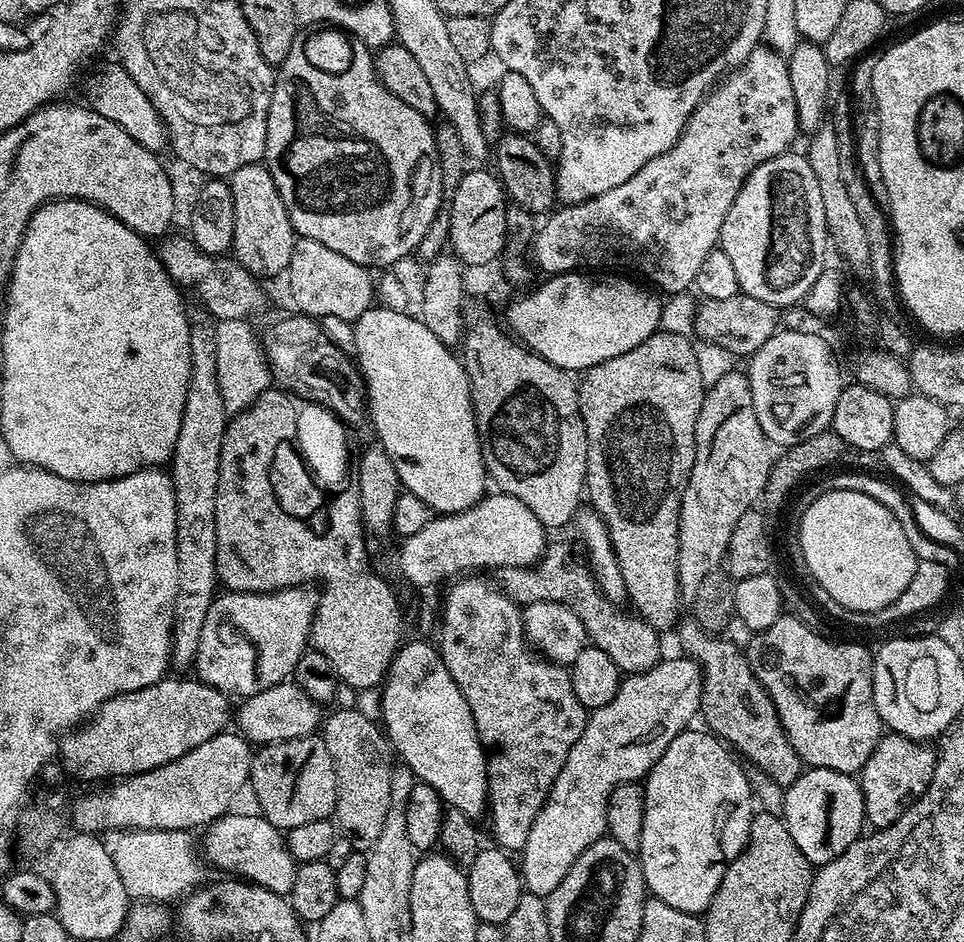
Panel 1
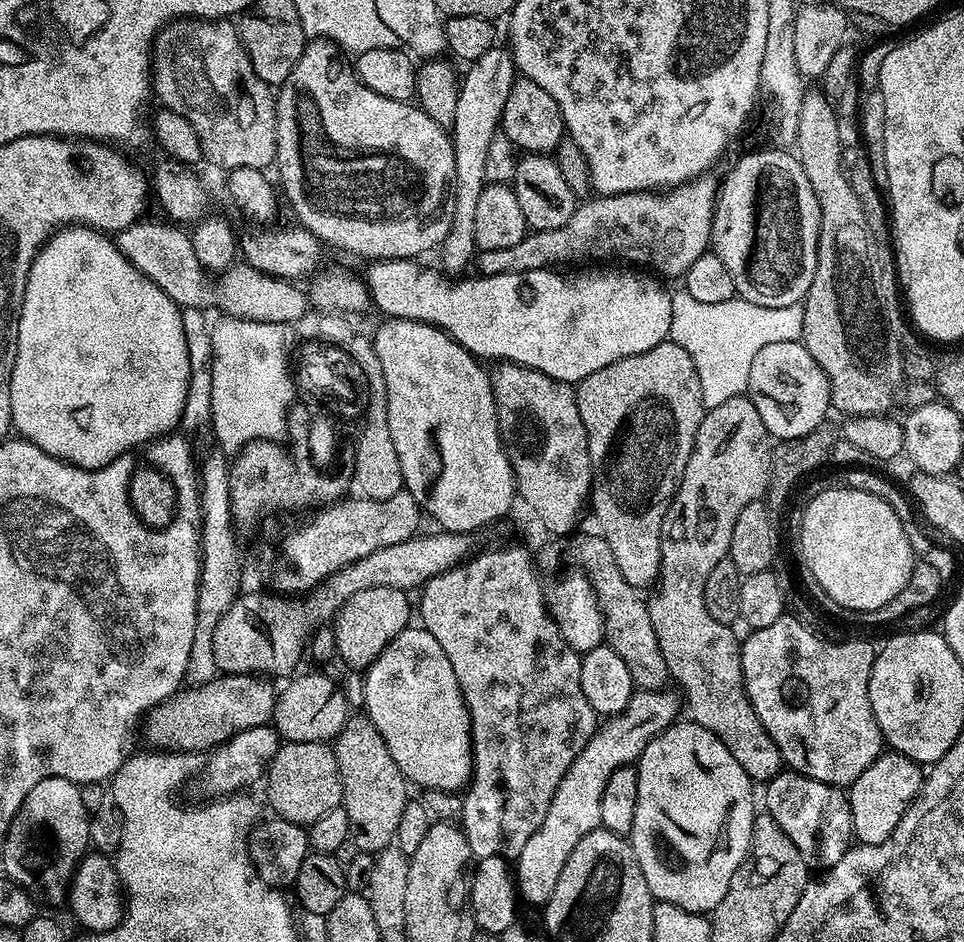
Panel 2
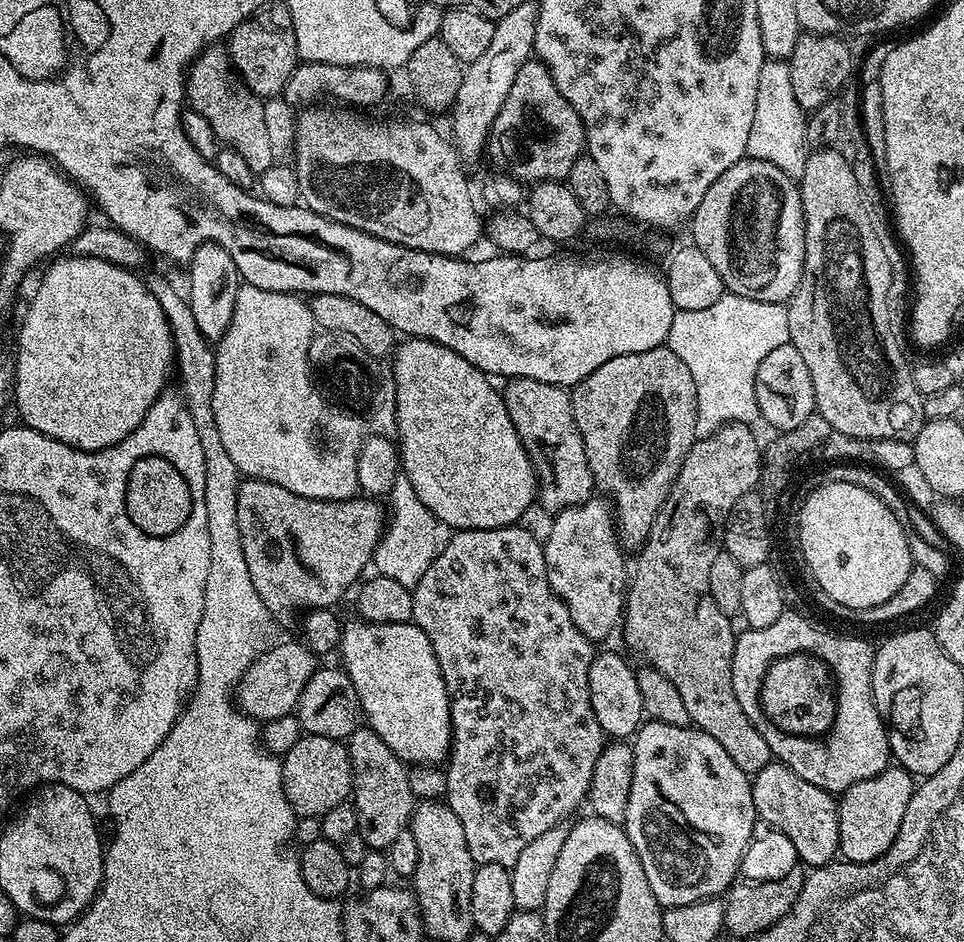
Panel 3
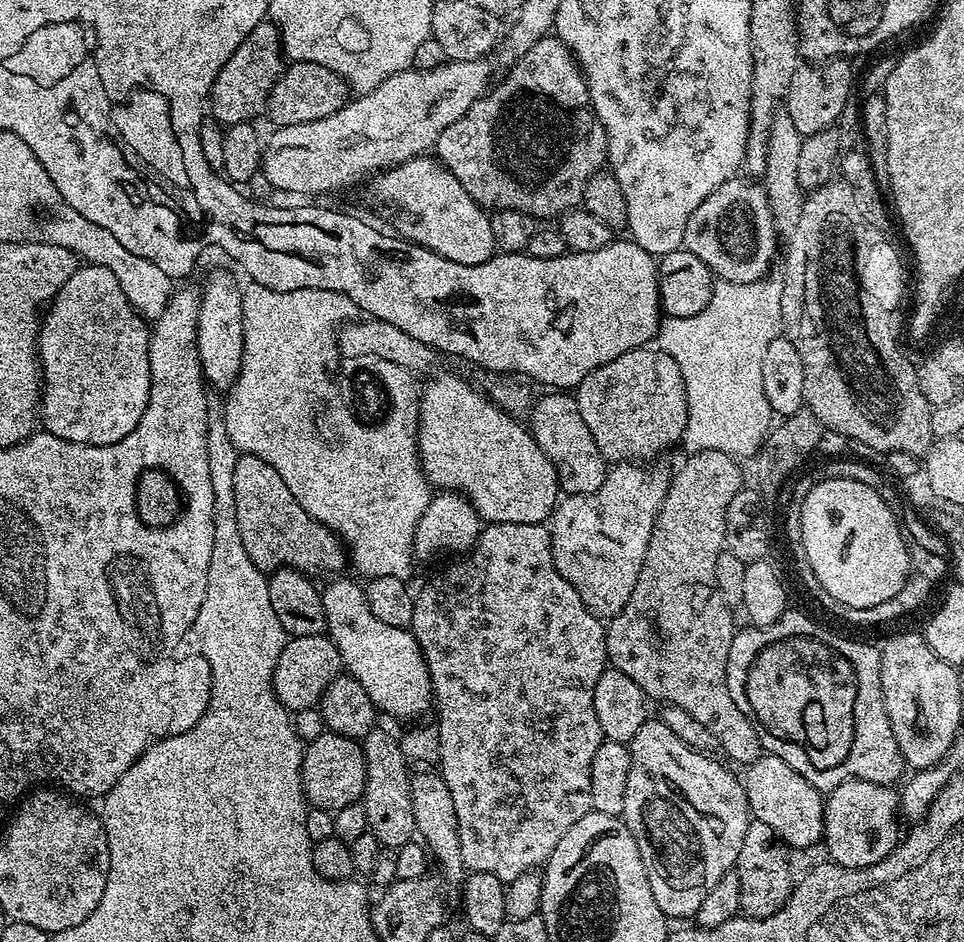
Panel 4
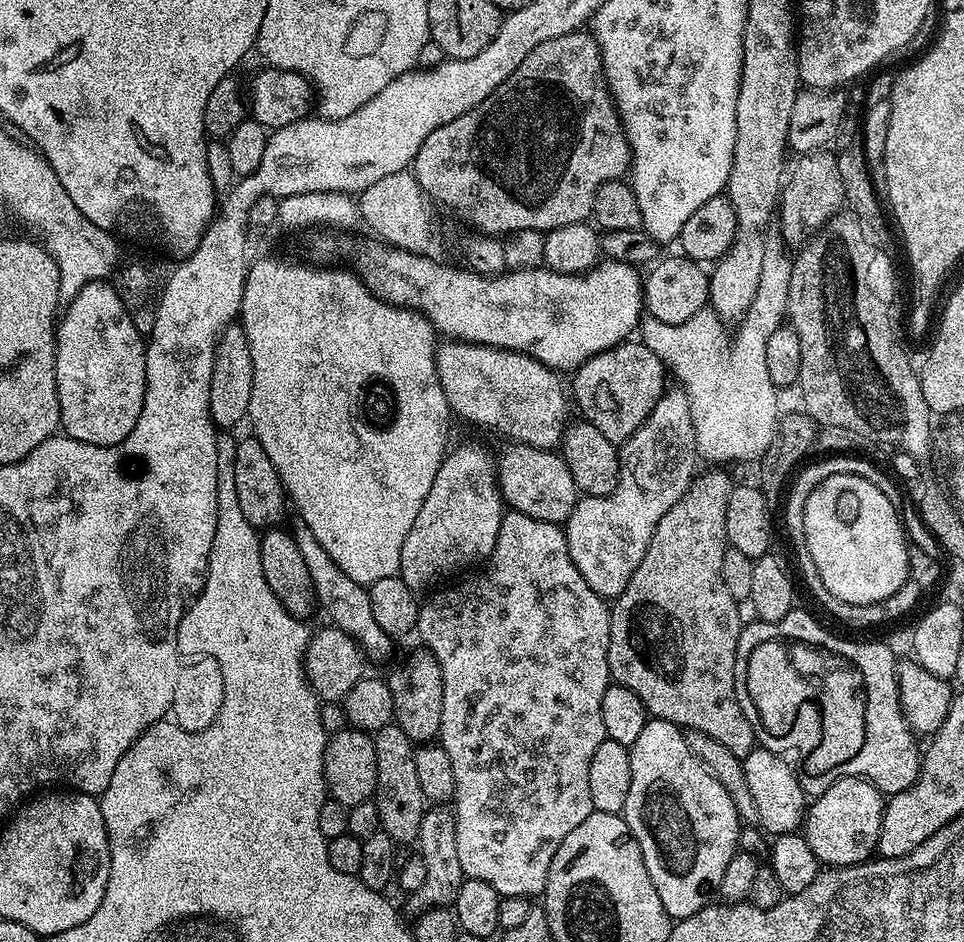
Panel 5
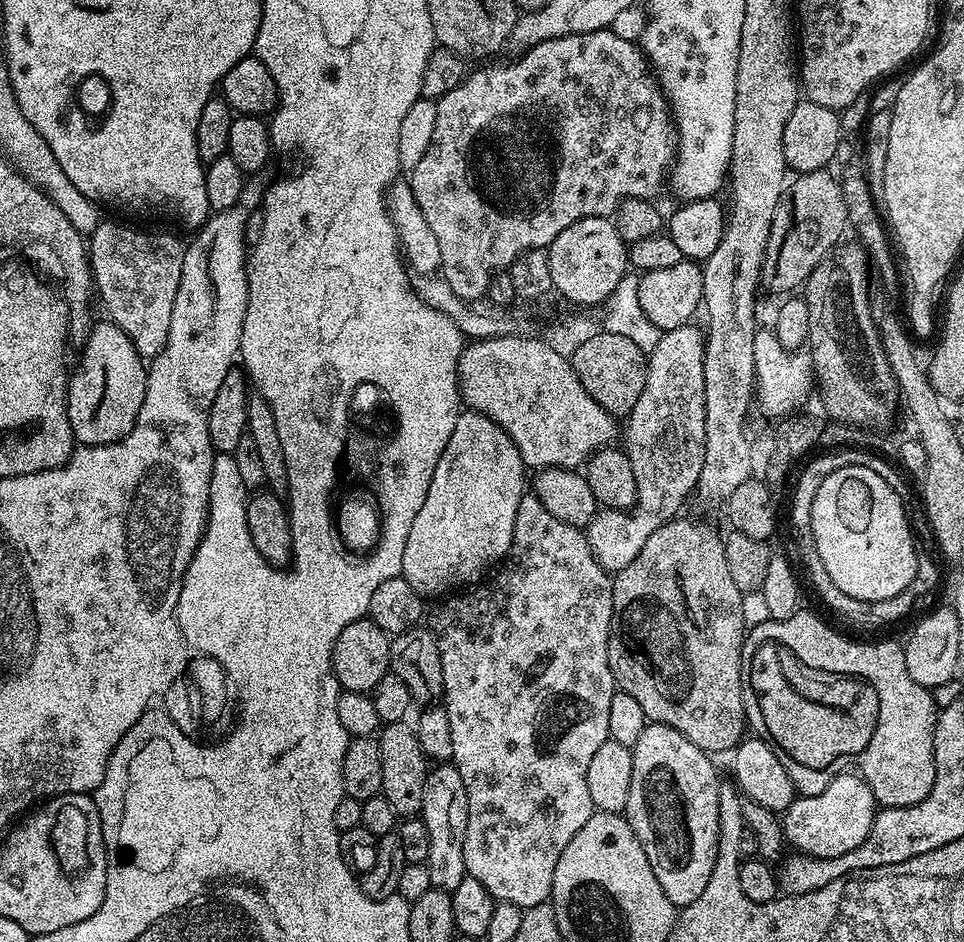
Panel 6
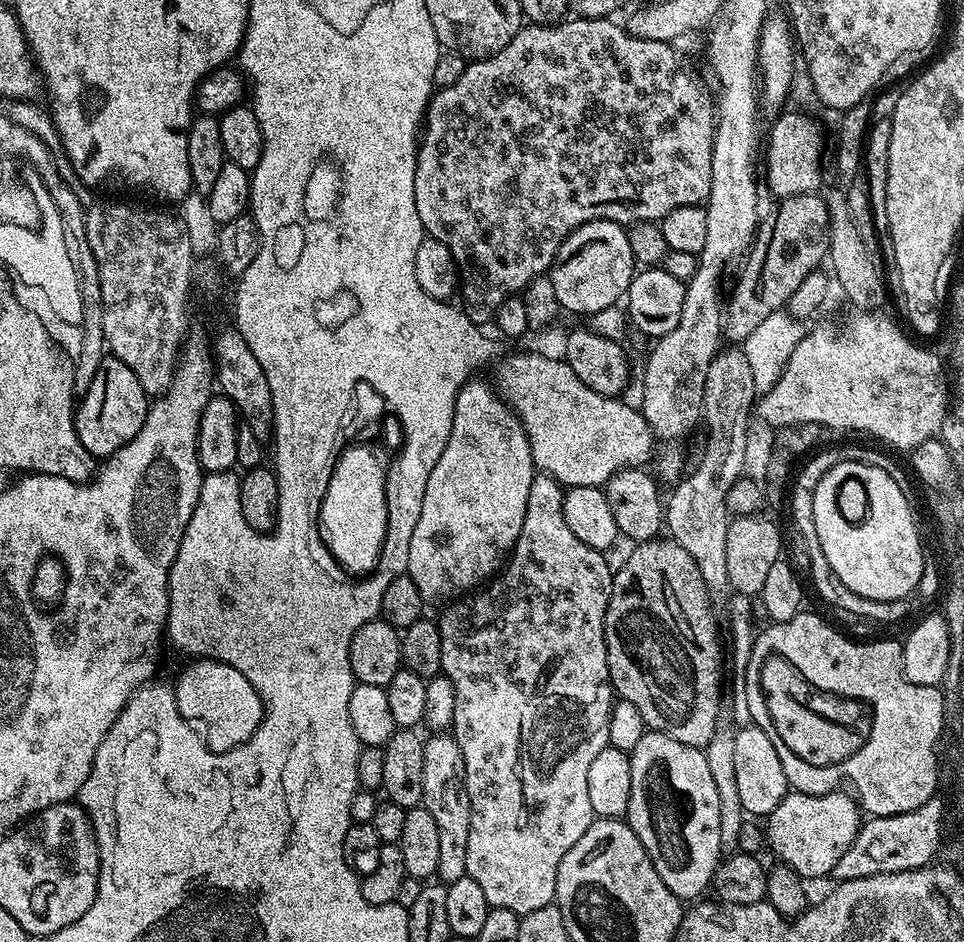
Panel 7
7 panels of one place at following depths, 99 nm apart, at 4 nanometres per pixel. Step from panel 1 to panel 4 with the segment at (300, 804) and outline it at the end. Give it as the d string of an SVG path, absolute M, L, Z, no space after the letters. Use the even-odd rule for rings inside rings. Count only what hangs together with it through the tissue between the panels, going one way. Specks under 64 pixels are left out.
M325 730L318 738L307 741L302 758L302 786L304 798L314 808L324 808L335 814L342 806L361 803L366 786L366 758L361 741L351 740L337 732Z

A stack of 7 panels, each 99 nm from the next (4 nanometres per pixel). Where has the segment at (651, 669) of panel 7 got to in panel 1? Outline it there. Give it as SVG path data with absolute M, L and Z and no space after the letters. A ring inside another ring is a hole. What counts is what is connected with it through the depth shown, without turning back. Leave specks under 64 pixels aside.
M739 370L722 374L705 391L696 423L694 466L680 499L677 568L681 589L695 589L706 574L725 563L730 534L738 518L763 497L774 459L771 450L754 410L747 375ZM691 618L679 621L679 632L680 644L684 647L681 648L683 655L692 657L697 664L702 666L704 681L698 716L701 721L704 719L703 727L735 749L745 761L748 759L755 771L764 772L772 781L781 786L793 784L802 771L800 759L798 754L794 754L794 746L790 746L790 738L786 738L782 730L782 724L774 710L774 702L770 694L764 689L762 682L758 682L754 670L749 666L745 649L734 646L726 638L714 638L713 633L707 632L698 621Z

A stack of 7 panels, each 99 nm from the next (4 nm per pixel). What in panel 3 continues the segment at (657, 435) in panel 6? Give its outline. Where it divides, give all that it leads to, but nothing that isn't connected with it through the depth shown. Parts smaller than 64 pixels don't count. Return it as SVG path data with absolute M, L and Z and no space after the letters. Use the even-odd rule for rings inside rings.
M593 498L584 504L563 508L561 512L551 517L552 529L548 537L543 537L544 557L546 558L546 578L564 600L566 610L570 610L570 618L574 618L574 626L586 634L586 638L593 642L604 640L612 631L619 629L622 624L624 606L626 603L626 581L629 579L629 569L624 569L625 549L620 546L620 539L616 536L616 521L614 513L603 499Z

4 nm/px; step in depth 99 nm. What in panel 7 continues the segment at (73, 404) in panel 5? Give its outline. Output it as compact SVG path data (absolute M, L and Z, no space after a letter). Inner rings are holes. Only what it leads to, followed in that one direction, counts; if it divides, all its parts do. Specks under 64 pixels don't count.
M111 354L103 357L96 372L91 373L90 379L92 381L89 382L84 397L81 400L79 397L74 408L76 433L82 446L93 458L107 458L122 446L126 446L126 442L130 442L130 438L134 438L134 434L142 428L142 422L148 412L150 397L142 390L142 382L138 382L138 374L134 374L134 370L126 366L126 362L122 362L117 356Z

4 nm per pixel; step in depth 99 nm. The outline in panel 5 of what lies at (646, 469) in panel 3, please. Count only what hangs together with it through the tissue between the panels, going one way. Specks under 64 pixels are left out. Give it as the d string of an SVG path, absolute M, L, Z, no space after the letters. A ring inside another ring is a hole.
M625 342L600 352L575 369L572 384L570 380L570 396L575 407L576 404L580 407L579 415L588 423L598 426L598 431L617 446L631 438L634 430L646 422L650 410L654 410L658 398L666 391L664 361L643 342L632 343Z

